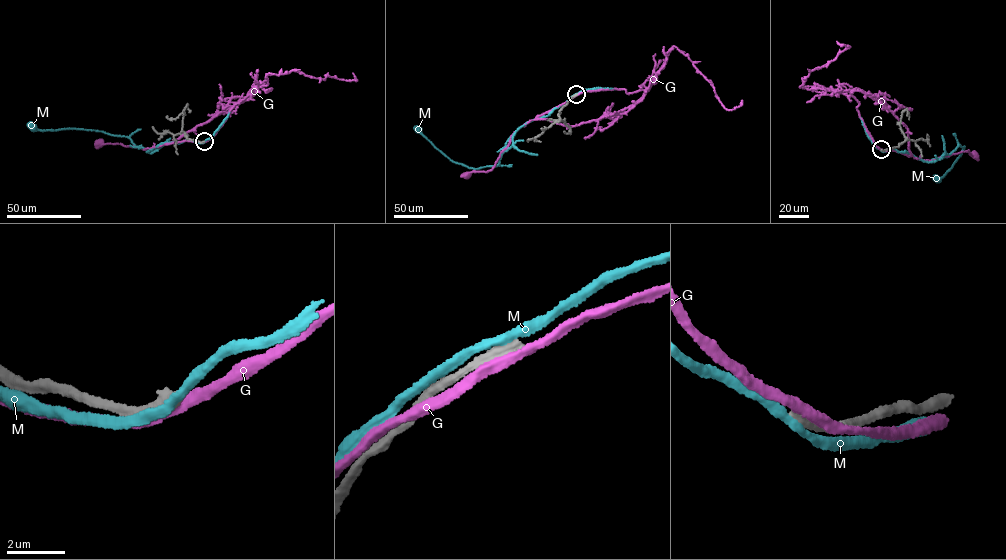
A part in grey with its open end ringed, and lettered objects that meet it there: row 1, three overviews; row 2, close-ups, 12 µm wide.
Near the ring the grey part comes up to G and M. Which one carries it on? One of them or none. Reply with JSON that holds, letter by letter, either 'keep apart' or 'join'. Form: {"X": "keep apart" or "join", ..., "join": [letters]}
{"G": "keep apart", "M": "keep apart", "join": []}

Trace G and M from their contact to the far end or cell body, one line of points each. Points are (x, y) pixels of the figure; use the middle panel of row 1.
G: (576, 95), (519, 127), (490, 170), (466, 174)
M: (576, 94), (547, 115), (520, 127), (512, 145), (495, 166), (473, 169), (453, 161), (417, 129)

